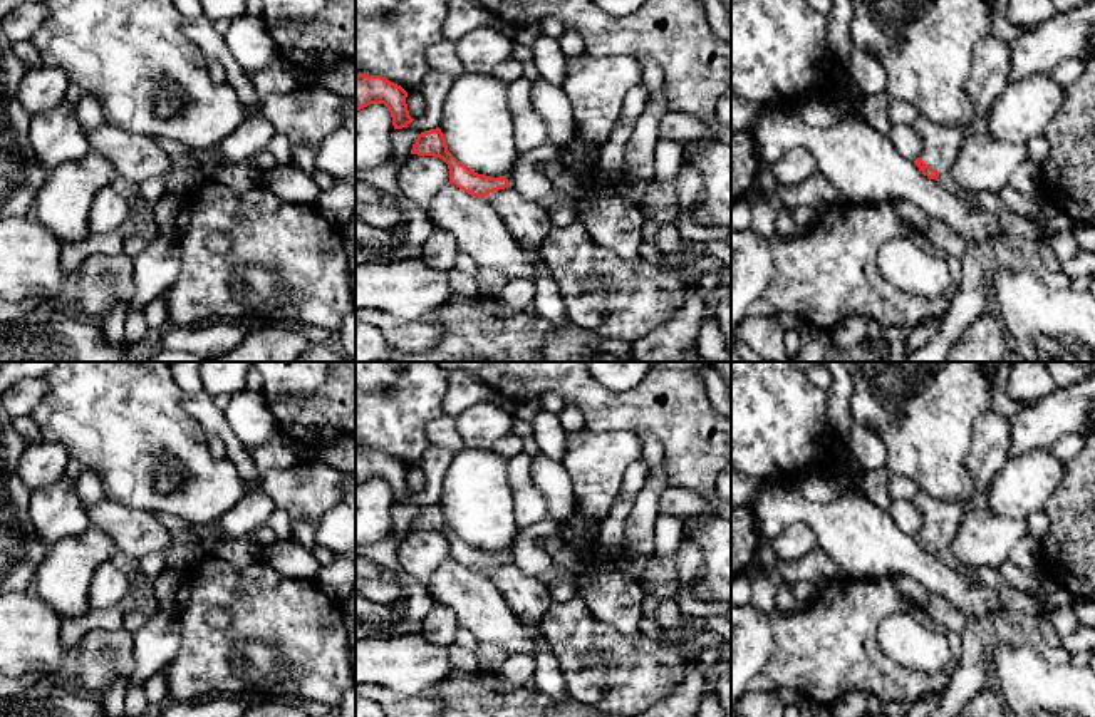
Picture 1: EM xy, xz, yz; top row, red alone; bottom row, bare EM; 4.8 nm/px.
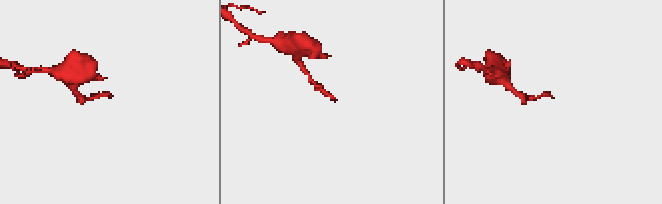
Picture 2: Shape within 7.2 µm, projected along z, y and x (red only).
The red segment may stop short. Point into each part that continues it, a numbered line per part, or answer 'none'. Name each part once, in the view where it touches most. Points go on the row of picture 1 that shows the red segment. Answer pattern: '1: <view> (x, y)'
1: yz (946, 180)

